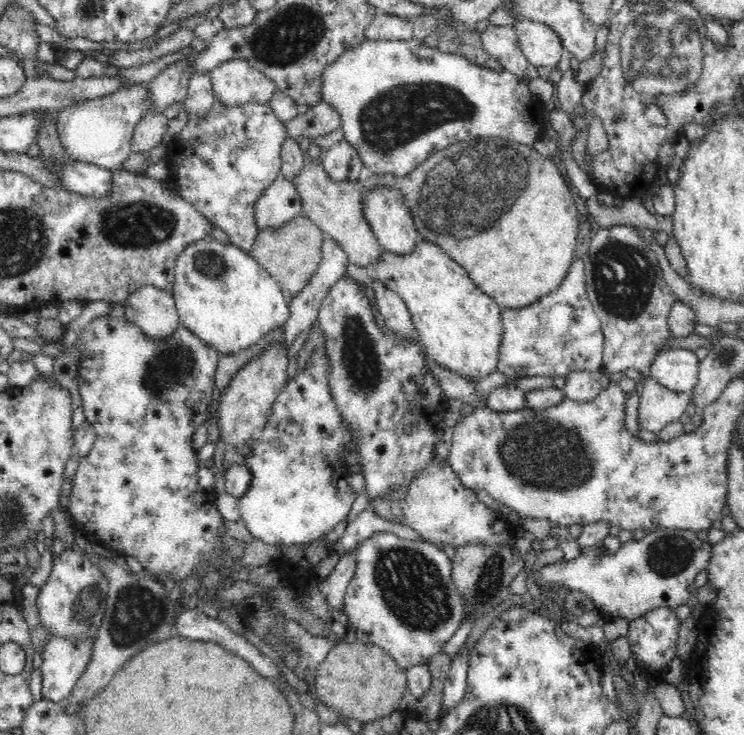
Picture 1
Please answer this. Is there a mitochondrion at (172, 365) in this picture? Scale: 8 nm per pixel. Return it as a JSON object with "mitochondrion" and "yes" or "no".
{"mitochondrion":"yes"}

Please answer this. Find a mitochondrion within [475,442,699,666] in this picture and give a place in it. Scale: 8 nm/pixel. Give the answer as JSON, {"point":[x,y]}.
{"point":[669,555]}

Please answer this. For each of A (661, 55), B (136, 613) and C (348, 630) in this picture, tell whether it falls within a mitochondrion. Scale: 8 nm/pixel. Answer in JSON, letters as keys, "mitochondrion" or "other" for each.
{"A":"mitochondrion","B":"mitochondrion","C":"other"}

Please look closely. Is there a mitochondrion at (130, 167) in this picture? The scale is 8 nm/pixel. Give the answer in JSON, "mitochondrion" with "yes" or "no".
{"mitochondrion":"no"}

